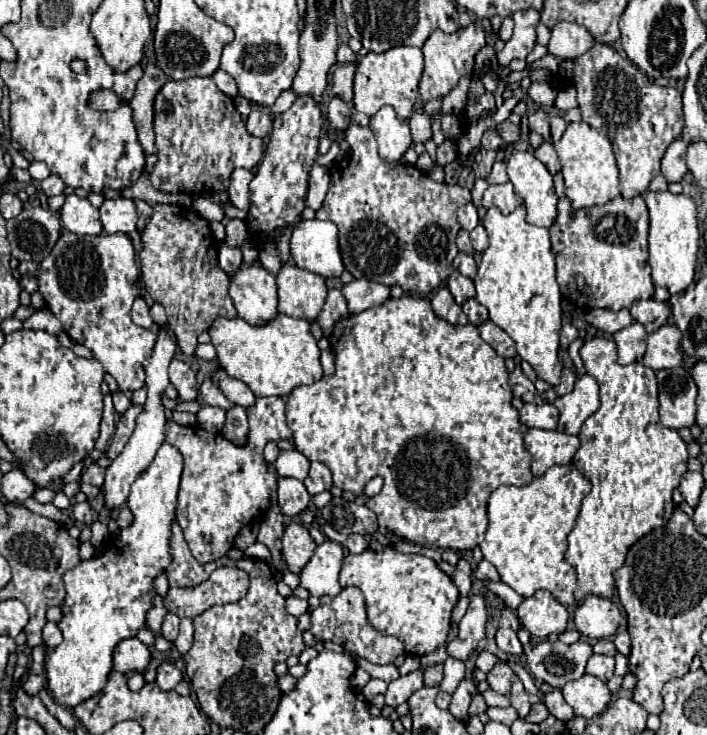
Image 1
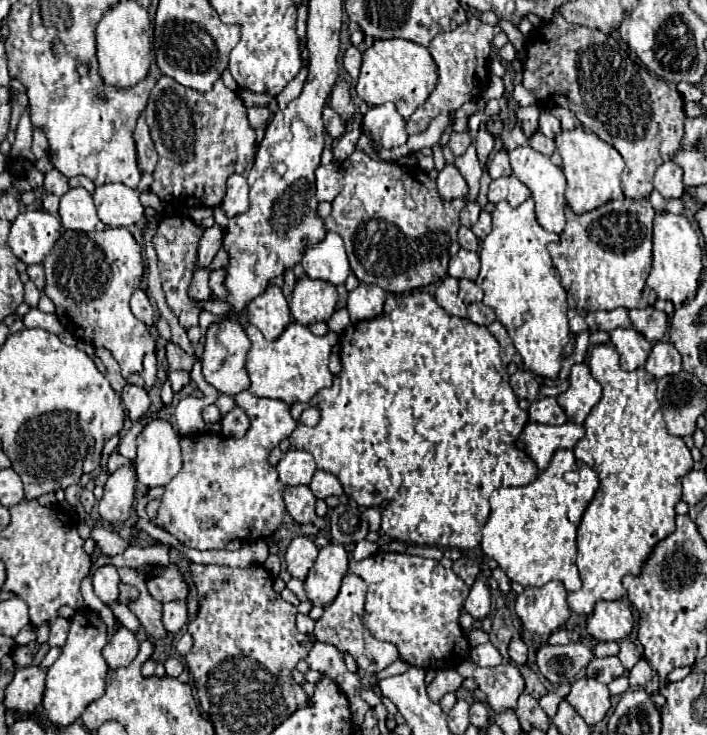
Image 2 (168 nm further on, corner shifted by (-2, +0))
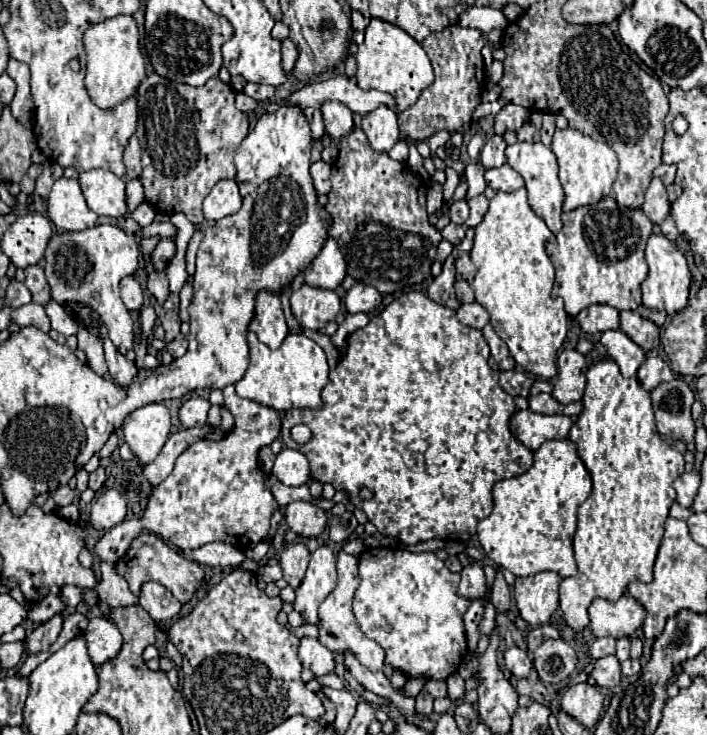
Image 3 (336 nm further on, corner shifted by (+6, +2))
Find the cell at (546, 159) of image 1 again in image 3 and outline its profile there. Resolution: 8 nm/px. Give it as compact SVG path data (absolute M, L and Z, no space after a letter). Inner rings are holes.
M525 122L519 130L516 132L517 140L525 140L525 142L539 142L539 130L531 124L531 122Z

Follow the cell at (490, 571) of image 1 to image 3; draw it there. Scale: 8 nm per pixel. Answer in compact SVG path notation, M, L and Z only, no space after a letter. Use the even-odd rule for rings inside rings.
M501 570L495 574L495 582L493 582L493 592L491 592L491 602L499 612L507 612L509 610L509 602L511 602L511 592L509 586L501 574Z

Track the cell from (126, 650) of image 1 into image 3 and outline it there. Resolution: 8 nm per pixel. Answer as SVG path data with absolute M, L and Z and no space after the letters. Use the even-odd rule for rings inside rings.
M95 616L89 620L85 638L89 646L89 656L95 666L113 660L113 656L117 656L123 646L123 636L119 628L105 616Z

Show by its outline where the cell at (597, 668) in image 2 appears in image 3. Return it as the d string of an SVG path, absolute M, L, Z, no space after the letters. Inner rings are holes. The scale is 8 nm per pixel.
M603 656L603 658L595 660L593 670L591 670L591 678L595 680L597 686L605 686L605 688L617 686L621 680L619 660L615 656Z

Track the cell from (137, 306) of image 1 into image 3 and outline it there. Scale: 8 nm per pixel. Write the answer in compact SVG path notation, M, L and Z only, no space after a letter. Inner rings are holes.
M127 276L121 280L121 300L127 306L127 310L141 310L143 292L139 282L133 276Z

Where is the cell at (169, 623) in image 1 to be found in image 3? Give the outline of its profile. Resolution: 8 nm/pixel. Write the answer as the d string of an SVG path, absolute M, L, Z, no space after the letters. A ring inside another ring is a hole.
M157 582L143 584L139 604L141 604L141 608L145 608L151 614L151 618L157 624L173 620L181 610L181 602L175 600L173 594Z

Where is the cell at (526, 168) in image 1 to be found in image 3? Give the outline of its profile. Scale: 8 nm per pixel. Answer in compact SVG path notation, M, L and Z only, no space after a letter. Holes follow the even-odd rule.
M517 142L513 146L507 146L505 150L507 164L519 172L525 180L525 188L529 190L529 206L541 220L545 220L547 228L557 234L561 230L561 206L563 206L563 186L557 178L557 158L551 152L551 148L543 146L541 142L529 144L529 142Z

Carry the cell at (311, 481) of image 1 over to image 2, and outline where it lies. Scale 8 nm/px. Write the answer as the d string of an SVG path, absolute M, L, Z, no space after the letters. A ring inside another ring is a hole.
M317 470L311 484L309 484L311 492L315 494L315 498L327 498L327 496L341 496L343 488L337 482L337 478L333 478L333 474Z

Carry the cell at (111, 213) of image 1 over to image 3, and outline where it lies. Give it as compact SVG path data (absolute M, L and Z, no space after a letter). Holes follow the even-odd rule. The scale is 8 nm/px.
M89 170L79 174L79 184L87 206L107 218L127 216L125 204L125 180L107 170Z

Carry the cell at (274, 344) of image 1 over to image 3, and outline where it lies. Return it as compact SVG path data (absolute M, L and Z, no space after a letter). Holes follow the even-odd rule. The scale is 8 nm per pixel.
M255 332L247 334L251 362L245 376L235 384L241 398L255 400L259 404L271 406L275 410L291 408L321 408L321 390L329 382L329 366L325 352L317 342L305 334L287 334L277 350L261 344Z

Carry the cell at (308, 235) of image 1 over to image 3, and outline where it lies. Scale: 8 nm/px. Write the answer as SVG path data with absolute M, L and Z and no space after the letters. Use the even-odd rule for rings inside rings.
M327 238L321 252L313 258L313 262L305 268L303 274L305 274L305 284L317 288L335 290L343 282L347 274L345 258L333 238Z

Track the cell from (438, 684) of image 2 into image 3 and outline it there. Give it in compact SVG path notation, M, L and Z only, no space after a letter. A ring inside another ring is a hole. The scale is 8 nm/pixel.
M425 690L417 694L417 712L421 716L431 716L433 714L433 696Z

